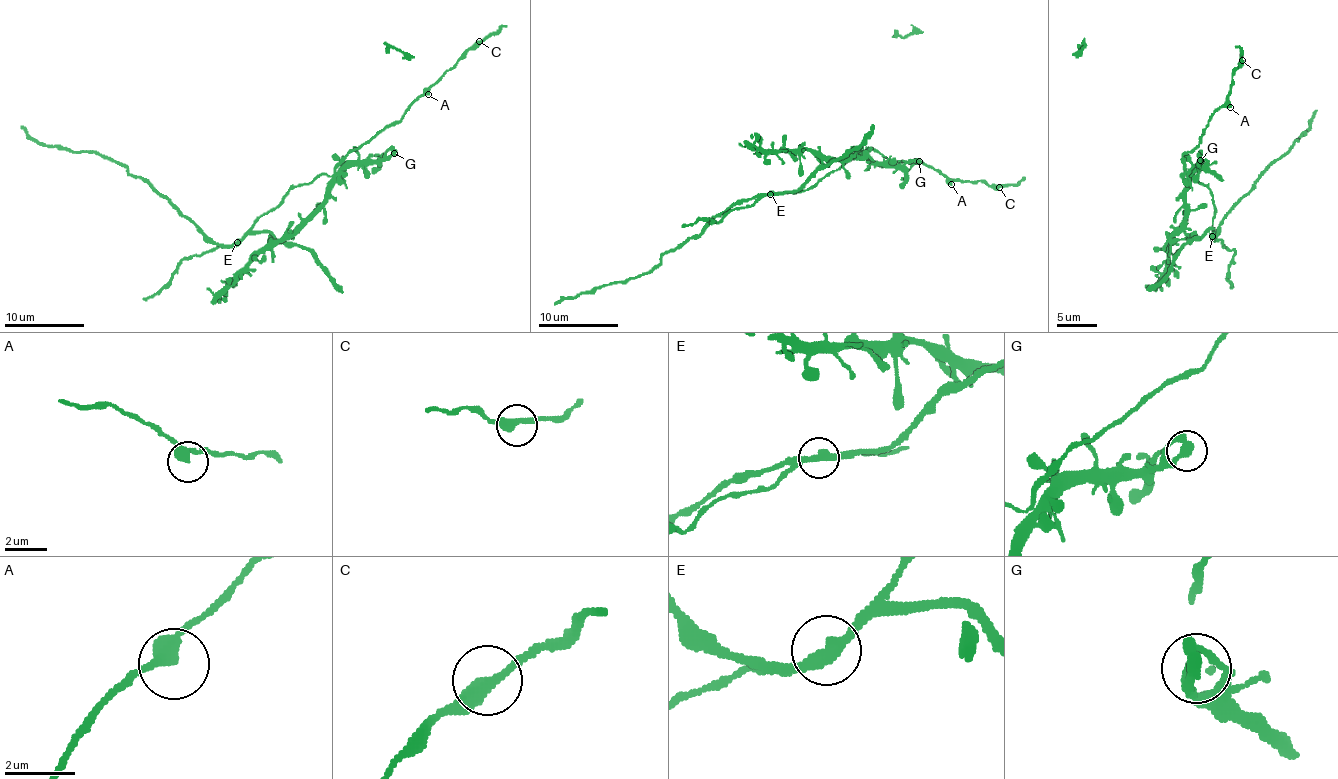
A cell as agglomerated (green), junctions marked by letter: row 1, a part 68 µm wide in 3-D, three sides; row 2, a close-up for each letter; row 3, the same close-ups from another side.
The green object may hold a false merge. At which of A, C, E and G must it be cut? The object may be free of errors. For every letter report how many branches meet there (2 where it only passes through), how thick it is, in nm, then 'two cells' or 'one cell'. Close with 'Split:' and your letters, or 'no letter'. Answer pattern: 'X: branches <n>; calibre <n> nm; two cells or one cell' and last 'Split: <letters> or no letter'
A: branches 2; calibre 400 nm; one cell
C: branches 2; calibre 360 nm; one cell
E: branches 2; calibre 320 nm; two cells
G: branches 2; calibre 320 nm; one cell
Split: E

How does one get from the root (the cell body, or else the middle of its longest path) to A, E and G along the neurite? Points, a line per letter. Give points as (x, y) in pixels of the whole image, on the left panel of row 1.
A: (283, 200), (291, 188), (322, 174), (330, 176), (349, 152), (396, 124), (419, 97), (428, 94)
E: (283, 200), (236, 241)
G: (283, 200), (291, 188), (314, 181), (322, 174), (340, 176), (352, 165), (372, 165), (394, 153)

